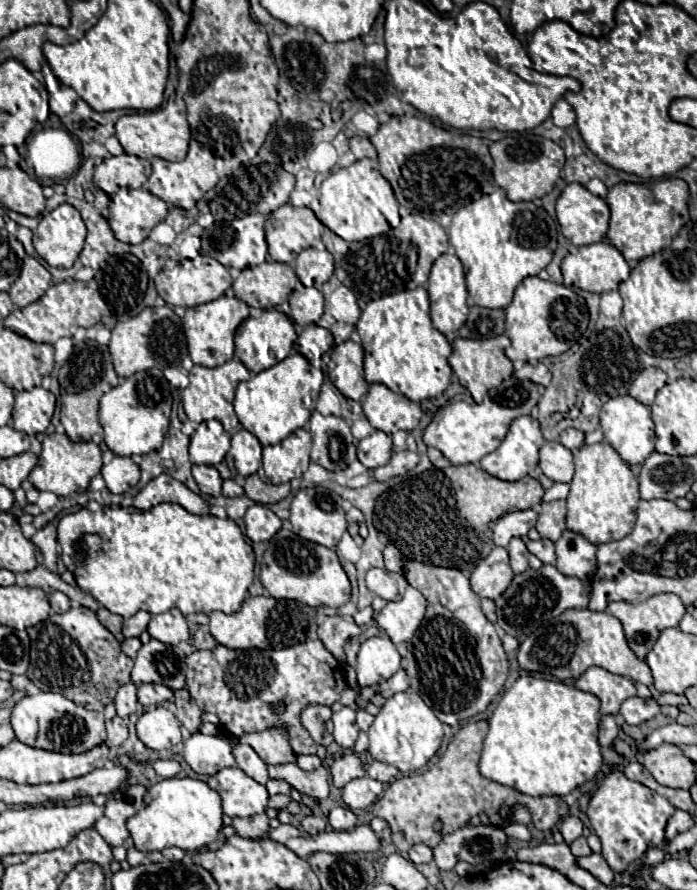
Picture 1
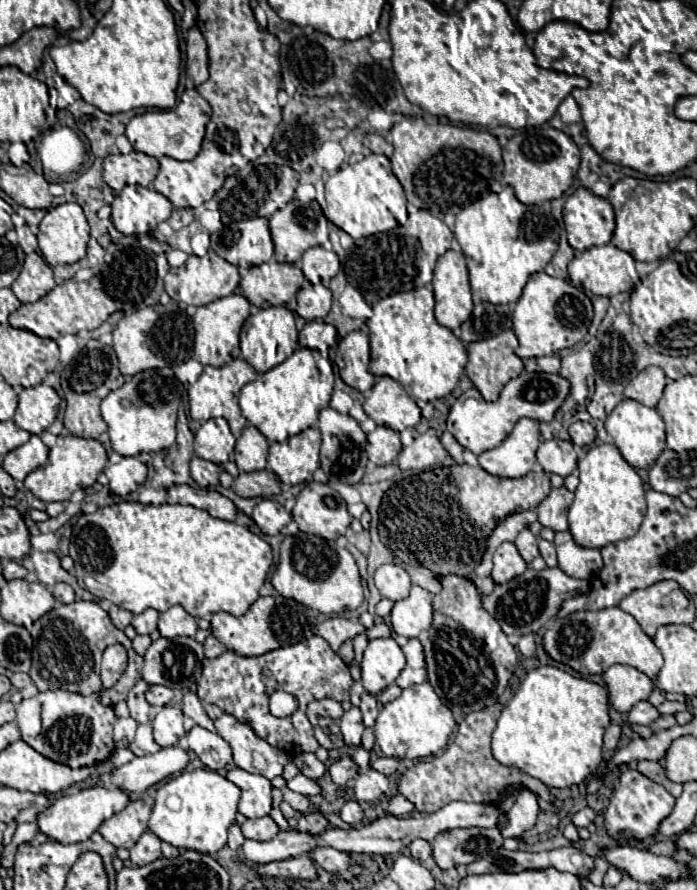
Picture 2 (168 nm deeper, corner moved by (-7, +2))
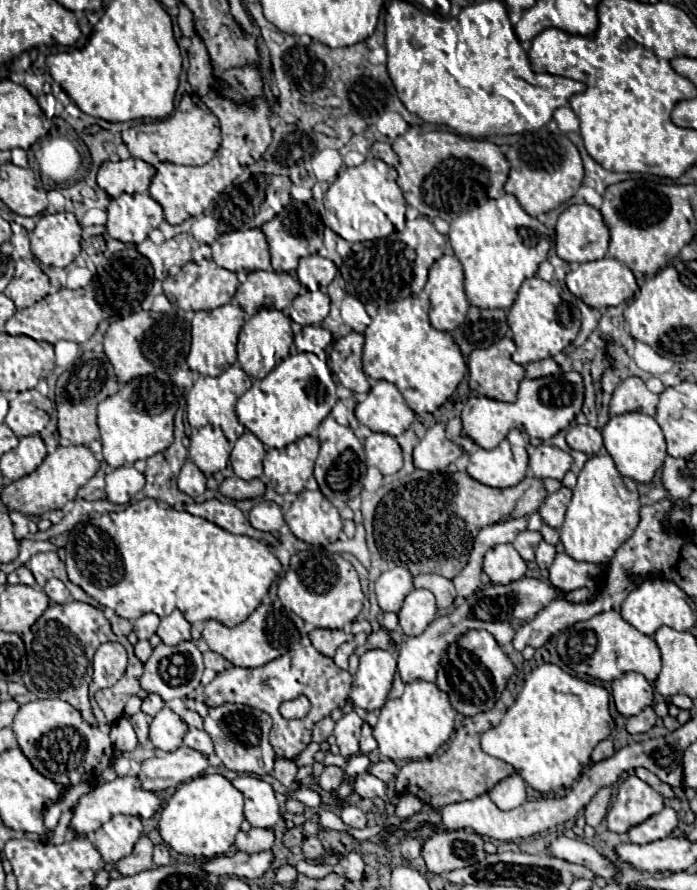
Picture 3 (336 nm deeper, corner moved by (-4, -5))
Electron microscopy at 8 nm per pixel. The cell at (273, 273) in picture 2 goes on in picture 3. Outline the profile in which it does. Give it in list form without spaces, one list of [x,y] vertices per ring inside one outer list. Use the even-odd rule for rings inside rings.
[[[256,271],[260,272],[236,272],[240,288],[236,290],[234,298],[238,300],[240,308],[250,316],[262,308],[284,310],[292,304],[292,298],[296,298],[302,288],[294,274]]]

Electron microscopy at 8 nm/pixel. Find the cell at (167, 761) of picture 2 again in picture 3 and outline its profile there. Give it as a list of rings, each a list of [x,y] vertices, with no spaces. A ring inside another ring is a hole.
[[[180,746],[174,752],[168,752],[164,756],[148,758],[140,764],[138,780],[142,790],[166,790],[172,786],[178,786],[186,780],[192,780],[200,776],[208,768],[208,758],[200,752]]]

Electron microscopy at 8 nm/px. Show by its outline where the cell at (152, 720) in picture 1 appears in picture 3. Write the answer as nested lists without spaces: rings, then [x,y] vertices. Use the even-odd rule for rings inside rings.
[[[162,708],[150,722],[150,740],[156,748],[164,752],[172,752],[182,746],[182,738],[188,726],[182,724],[182,718],[174,714],[170,708]]]

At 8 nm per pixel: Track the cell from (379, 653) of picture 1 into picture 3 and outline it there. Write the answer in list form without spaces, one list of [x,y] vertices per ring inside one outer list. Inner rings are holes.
[[[366,650],[352,682],[350,700],[356,708],[378,710],[386,702],[396,674],[396,658],[388,650]]]

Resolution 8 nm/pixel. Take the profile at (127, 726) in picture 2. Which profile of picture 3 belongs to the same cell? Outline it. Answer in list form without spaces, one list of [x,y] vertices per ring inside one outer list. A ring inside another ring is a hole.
[[[118,718],[114,724],[112,724],[112,744],[118,752],[130,752],[138,746],[138,738],[136,738],[136,732],[130,724],[128,718]]]

